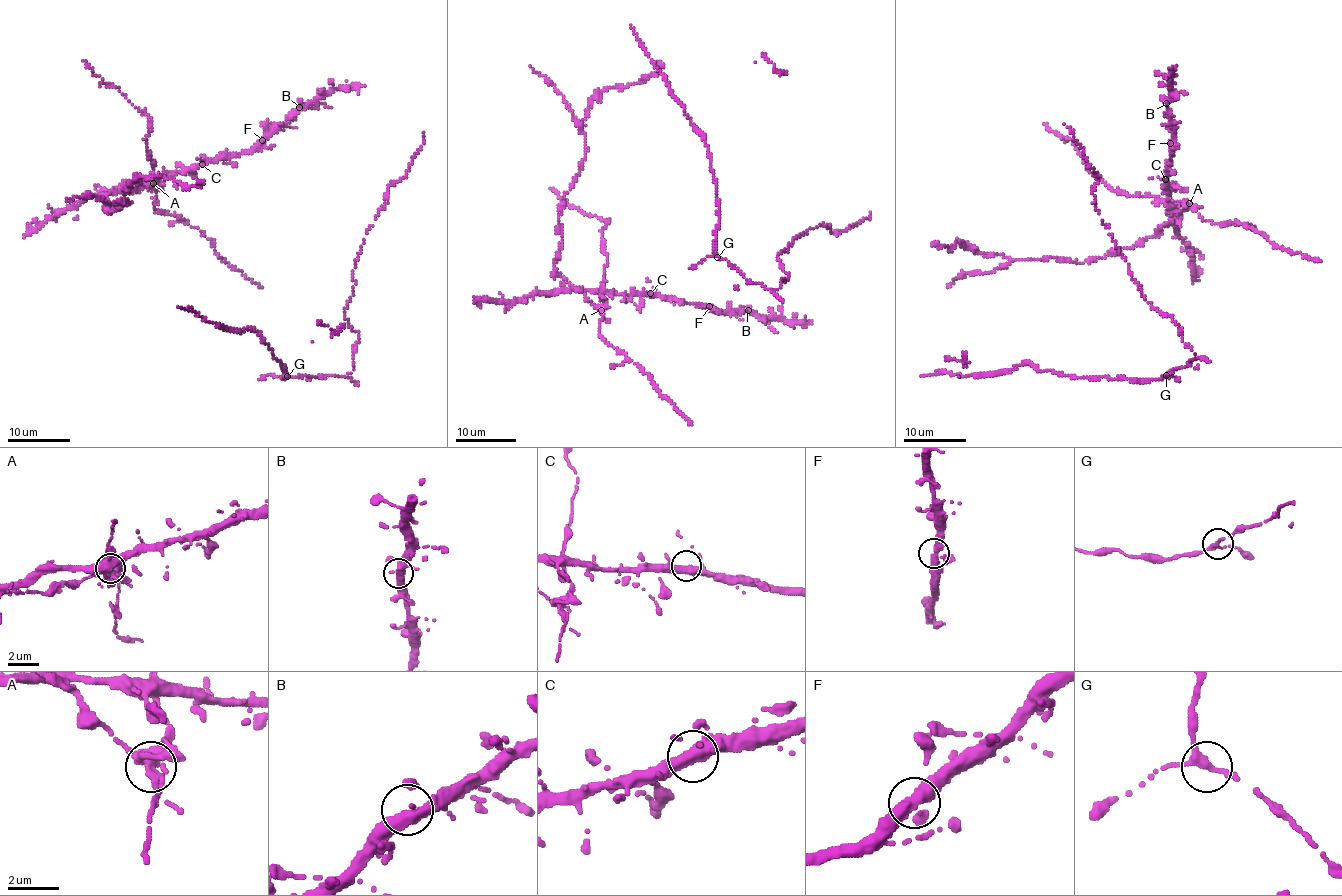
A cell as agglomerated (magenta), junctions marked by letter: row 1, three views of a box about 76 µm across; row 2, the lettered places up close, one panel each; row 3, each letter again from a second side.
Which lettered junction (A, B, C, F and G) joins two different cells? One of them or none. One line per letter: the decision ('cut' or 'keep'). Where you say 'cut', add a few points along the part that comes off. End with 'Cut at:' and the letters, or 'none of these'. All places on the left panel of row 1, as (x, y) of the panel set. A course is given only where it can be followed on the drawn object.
A: cut; foreign part runs (153, 182), (110, 192), (106, 210), (131, 203), (124, 189), (141, 176), (184, 186), (197, 179)
B: keep
C: keep
F: keep
G: keep
Cut at: A

